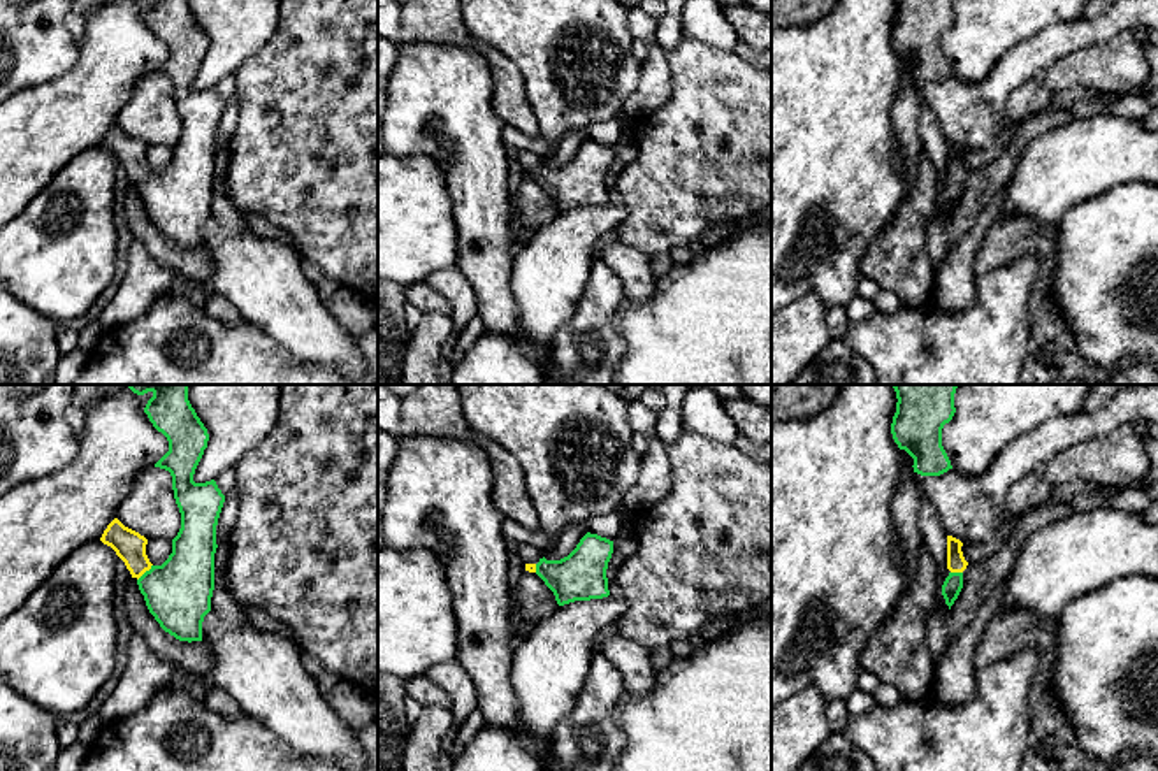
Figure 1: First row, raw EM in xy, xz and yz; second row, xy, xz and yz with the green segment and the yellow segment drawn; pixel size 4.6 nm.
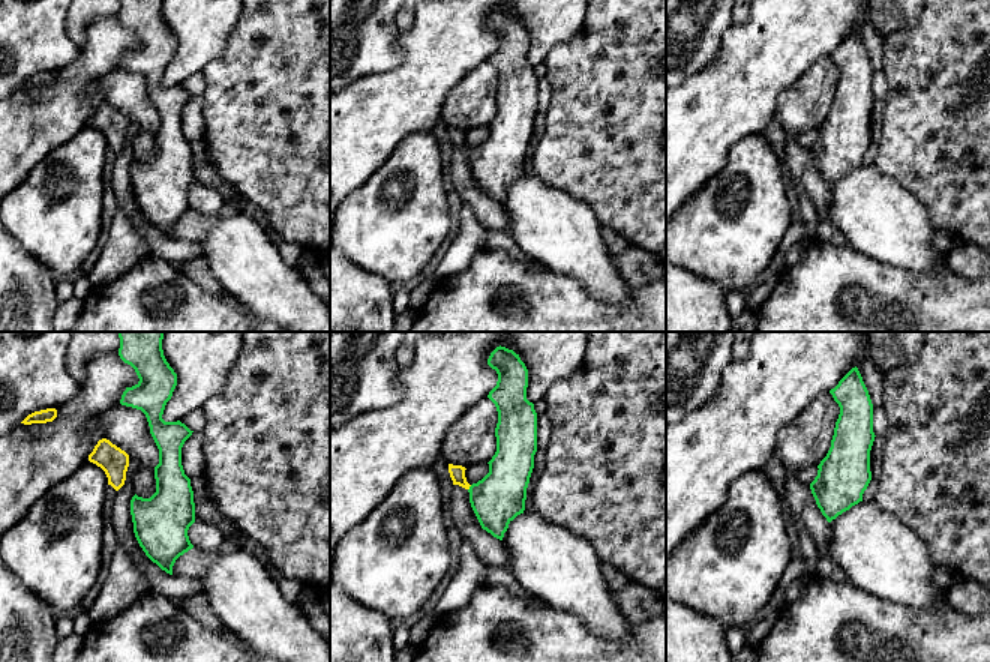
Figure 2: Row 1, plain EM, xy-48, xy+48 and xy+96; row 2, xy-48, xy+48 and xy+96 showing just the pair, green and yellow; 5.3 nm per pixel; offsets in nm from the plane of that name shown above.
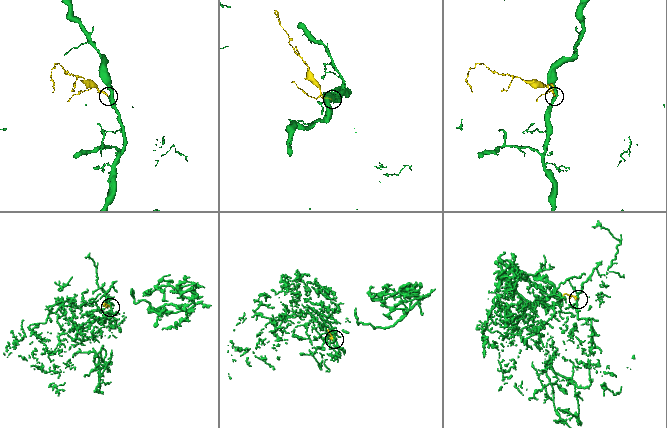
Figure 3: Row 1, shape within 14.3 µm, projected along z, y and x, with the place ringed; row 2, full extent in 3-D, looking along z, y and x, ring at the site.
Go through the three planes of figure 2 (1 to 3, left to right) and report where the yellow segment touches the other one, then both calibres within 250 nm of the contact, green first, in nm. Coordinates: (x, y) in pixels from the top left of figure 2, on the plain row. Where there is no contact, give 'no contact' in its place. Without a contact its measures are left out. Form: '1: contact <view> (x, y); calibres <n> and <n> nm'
1: no contact
2: contact xy+48 (470, 152); calibres 280 and 80 nm
3: no contact

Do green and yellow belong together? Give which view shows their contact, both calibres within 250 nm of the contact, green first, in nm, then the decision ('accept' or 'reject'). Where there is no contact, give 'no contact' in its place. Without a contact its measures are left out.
xy | 300/140 nm | accept

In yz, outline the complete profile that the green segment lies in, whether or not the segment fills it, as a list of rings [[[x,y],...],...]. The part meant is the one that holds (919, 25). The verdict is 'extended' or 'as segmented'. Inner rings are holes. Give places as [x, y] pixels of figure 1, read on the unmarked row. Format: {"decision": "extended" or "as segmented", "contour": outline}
{"decision": "as segmented", "contour": [[[896,0],[891,40],[914,65],[914,79],[940,83],[952,76],[942,53],[942,35],[956,19],[954,0]]]}

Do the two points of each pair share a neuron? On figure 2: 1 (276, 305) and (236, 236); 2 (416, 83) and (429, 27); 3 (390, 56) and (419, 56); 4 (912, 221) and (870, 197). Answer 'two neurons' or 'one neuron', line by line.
1: one neuron
2: one neuron
3: two neurons
4: one neuron

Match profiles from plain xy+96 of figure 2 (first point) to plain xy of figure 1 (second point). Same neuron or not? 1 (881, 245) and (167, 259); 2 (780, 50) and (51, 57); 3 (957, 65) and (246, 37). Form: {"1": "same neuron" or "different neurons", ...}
{"1": "different neurons", "2": "different neurons", "3": "different neurons"}

